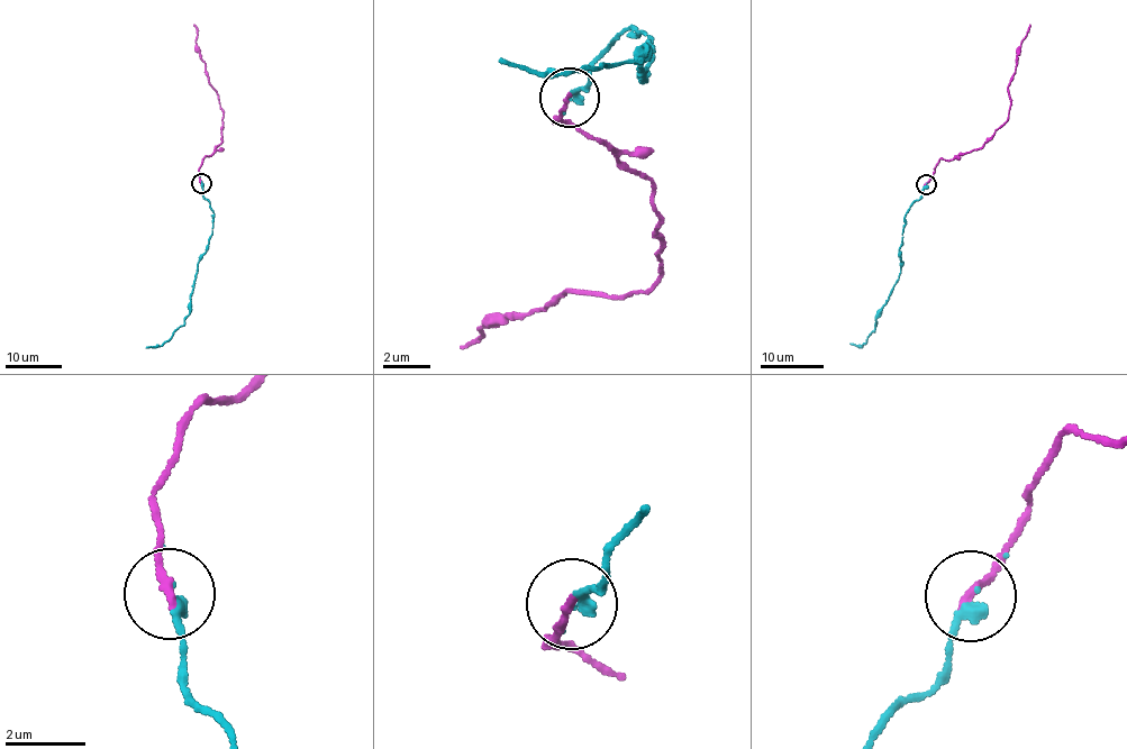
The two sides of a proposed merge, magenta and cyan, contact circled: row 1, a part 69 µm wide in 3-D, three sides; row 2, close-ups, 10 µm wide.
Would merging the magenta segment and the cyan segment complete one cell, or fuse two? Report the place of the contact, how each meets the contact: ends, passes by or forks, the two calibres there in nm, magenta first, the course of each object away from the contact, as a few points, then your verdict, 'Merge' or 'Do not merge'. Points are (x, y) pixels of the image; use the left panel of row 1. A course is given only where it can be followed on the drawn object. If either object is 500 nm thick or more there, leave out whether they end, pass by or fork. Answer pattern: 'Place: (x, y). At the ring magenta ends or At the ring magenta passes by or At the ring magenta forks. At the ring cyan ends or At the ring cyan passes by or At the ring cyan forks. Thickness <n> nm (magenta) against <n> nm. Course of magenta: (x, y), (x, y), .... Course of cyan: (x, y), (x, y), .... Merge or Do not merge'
Place: (201, 183). At the ring magenta ends. At the ring cyan ends. Thickness 200 nm (magenta) against 240 nm. Course of magenta: (201, 183), (199, 167), (223, 140), (224, 115), (197, 46), (197, 28), (193, 25). Course of cyan: (201, 183), (202, 193), (214, 211), (208, 248), (198, 268), (189, 316), (161, 346), (146, 347). Merge

